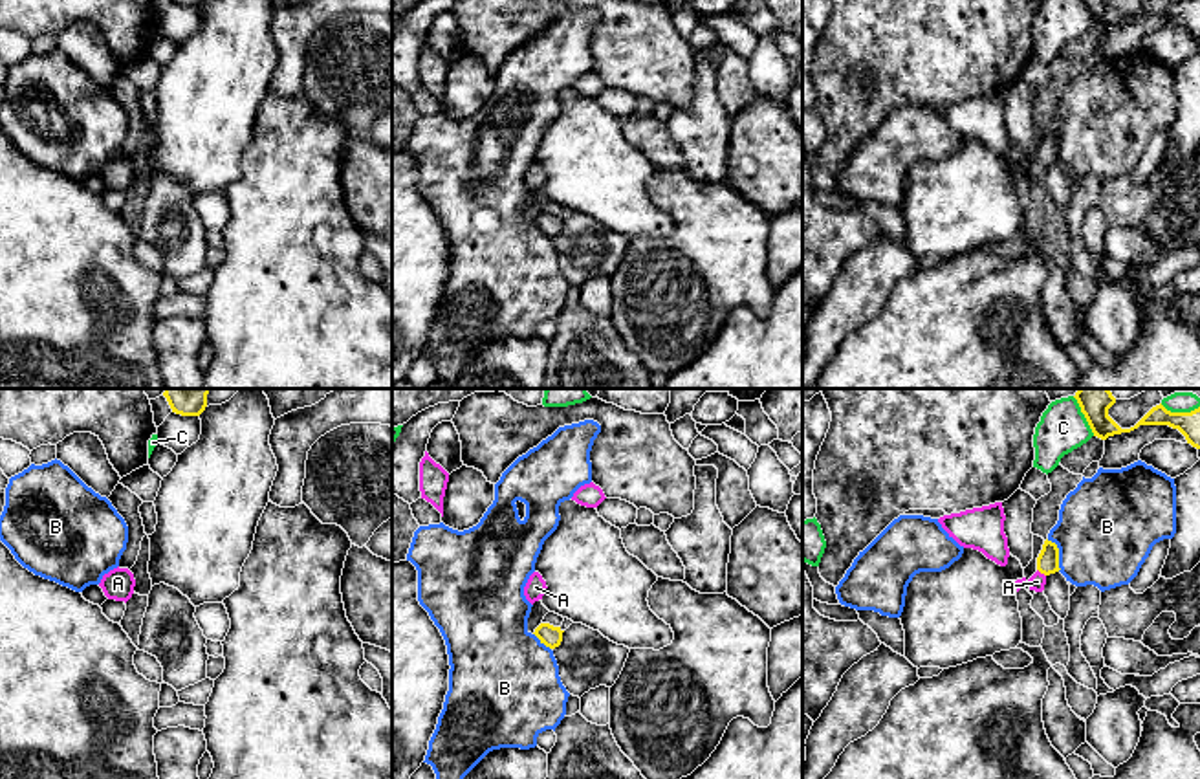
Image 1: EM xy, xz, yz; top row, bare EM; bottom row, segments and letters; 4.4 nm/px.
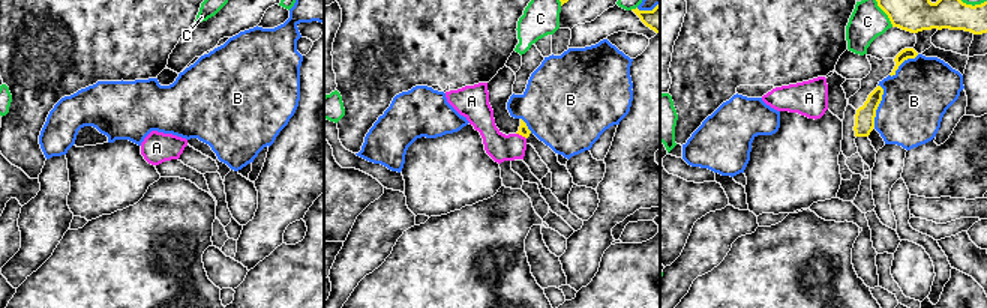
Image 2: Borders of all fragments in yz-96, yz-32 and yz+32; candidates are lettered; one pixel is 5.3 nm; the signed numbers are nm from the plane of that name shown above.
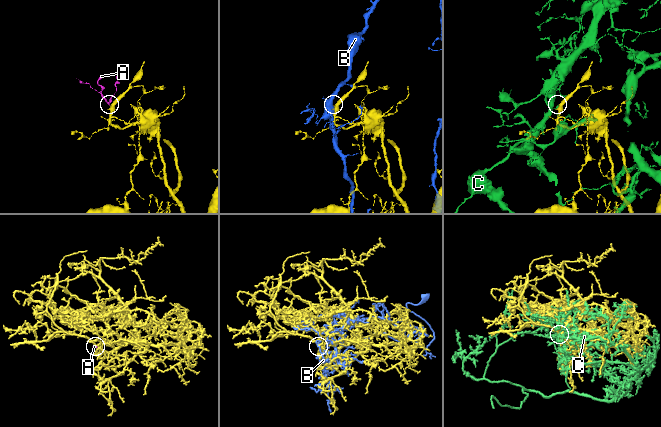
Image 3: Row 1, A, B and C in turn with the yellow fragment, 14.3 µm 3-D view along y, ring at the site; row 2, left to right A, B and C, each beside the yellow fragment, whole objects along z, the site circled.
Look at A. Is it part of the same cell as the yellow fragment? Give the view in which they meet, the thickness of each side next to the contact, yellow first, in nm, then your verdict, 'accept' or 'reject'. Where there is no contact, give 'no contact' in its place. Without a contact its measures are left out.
meets yellow in yz; 100 nm thick on the yellow side, 70 nm on the other; accept

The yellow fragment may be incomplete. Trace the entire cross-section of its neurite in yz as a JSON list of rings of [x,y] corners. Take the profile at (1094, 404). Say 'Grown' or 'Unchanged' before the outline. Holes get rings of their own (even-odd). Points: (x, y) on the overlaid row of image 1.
Unchanged. [[[1079,389],[1074,398],[1077,400],[1094,436],[1101,440],[1130,433],[1140,425],[1169,425],[1178,429],[1185,436],[1187,444],[1200,449],[1200,407],[1191,412],[1171,412],[1160,403],[1152,407],[1134,427],[1121,429],[1108,416],[1108,409],[1116,403],[1116,398],[1108,389]]]

